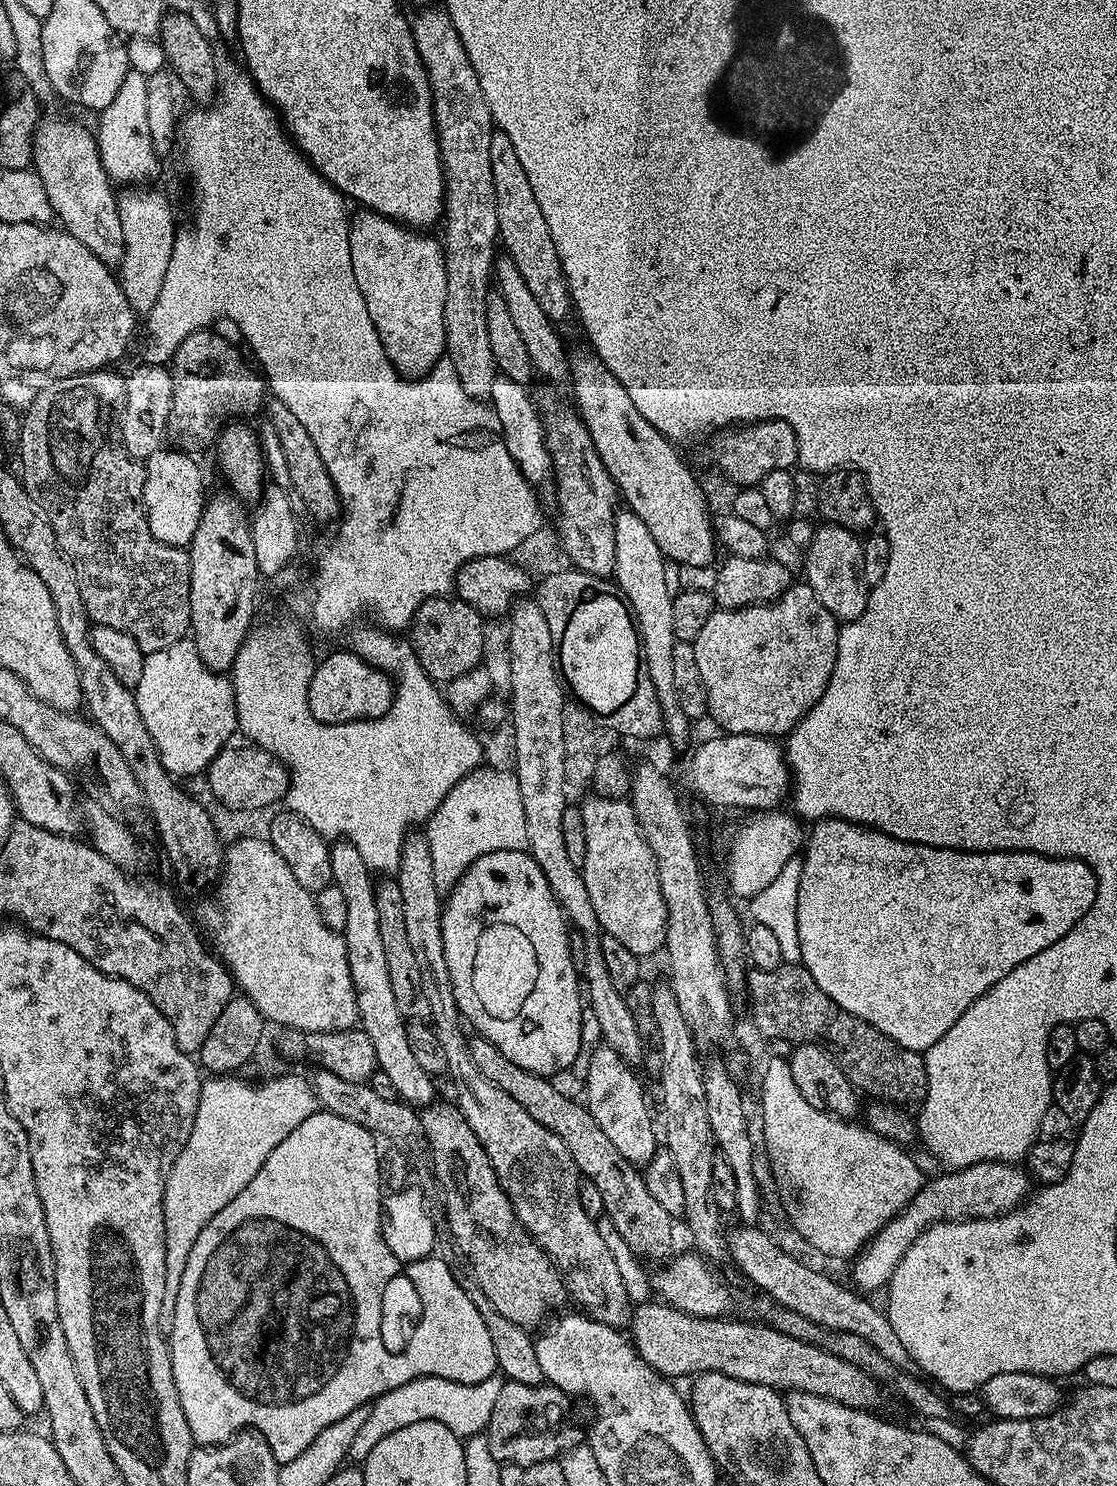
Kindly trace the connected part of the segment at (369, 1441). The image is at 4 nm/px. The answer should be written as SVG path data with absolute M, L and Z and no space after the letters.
M423 1376L418 1379L412 1379L408 1383L403 1383L402 1386L396 1388L389 1388L383 1391L370 1406L370 1417L366 1418L365 1425L358 1430L357 1437L354 1438L350 1444L348 1457L355 1463L363 1463L366 1457L369 1456L370 1451L382 1442L383 1438L392 1434L395 1430L400 1430L406 1422L424 1418L424 1416L431 1416L433 1420L439 1420L448 1429L452 1430L461 1438L467 1438L476 1435L472 1431L472 1424L460 1422L462 1420L462 1412L456 1404L454 1392L466 1388L466 1390L478 1390L478 1383L460 1383L457 1380L444 1379L441 1376Z

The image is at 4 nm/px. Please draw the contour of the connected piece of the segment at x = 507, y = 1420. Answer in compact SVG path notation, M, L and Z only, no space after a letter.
M508 1380L494 1403L486 1427L490 1450L494 1458L503 1464L516 1464L524 1469L538 1462L563 1457L570 1447L568 1441L568 1412L564 1407L569 1397L550 1382L527 1384Z

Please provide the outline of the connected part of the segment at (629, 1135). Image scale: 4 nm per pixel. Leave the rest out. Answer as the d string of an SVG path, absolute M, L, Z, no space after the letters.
M603 1046L588 1064L588 1099L586 1105L614 1145L630 1163L647 1165L657 1154L656 1128L652 1125L652 1112L644 1097L644 1088L635 1076L633 1065L611 1046Z

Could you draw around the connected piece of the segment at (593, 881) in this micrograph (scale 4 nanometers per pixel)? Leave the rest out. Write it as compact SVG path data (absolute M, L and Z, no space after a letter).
M593 794L585 804L582 804L580 813L584 819L586 830L586 854L582 861L582 871L586 890L590 894L590 902L596 911L596 917L600 919L600 928L608 931L614 938L623 937L630 919L629 901L636 902L636 882L646 890L646 884L654 884L654 878L660 878L660 867L656 864L656 856L652 853L652 847L648 844L645 829L640 827L640 817L636 815L635 807L627 799L616 799L603 794Z

